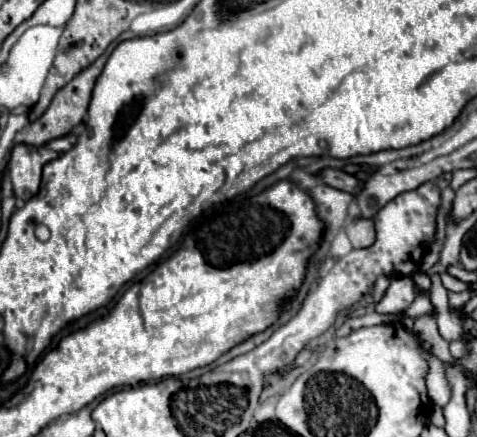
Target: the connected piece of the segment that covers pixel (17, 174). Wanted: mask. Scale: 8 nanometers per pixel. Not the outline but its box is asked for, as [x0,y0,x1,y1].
[9,145,59,201]

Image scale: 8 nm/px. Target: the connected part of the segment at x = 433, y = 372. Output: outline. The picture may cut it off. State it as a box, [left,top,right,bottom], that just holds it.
[427,355,451,405]

